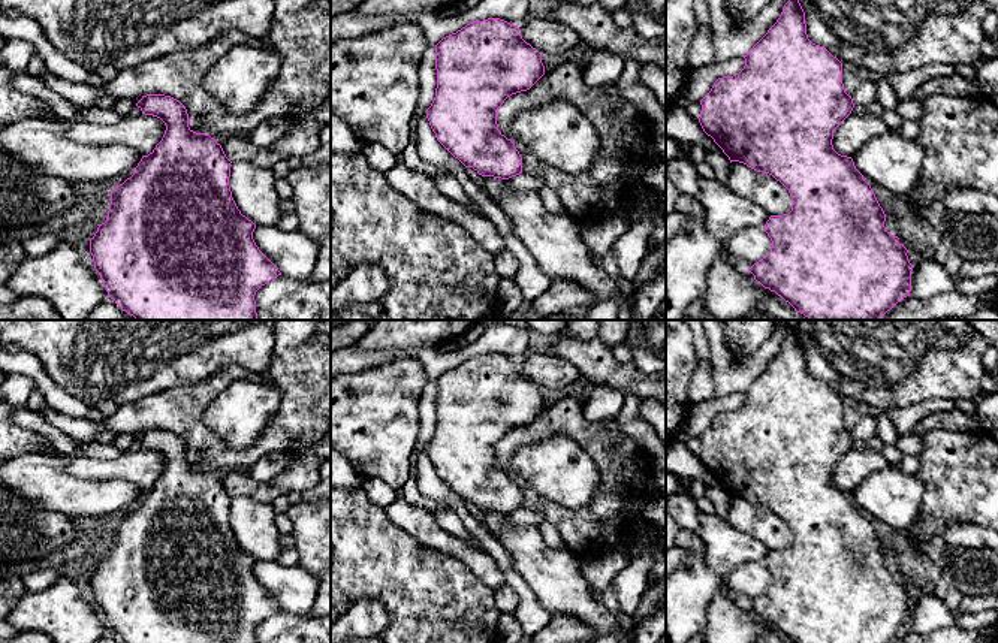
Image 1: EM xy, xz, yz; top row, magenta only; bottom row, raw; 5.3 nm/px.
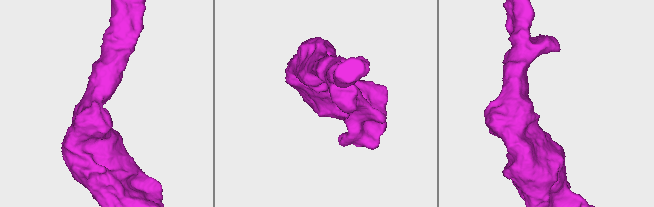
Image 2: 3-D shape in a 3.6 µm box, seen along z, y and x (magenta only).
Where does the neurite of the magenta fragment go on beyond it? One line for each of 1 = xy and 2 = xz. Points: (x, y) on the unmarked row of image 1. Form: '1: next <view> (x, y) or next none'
1: next none
2: next none

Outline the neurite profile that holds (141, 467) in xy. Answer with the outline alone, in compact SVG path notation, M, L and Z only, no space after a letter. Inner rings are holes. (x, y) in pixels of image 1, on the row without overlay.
M126 450L117 459L99 461L84 455L58 456L61 458L72 476L85 480L126 480L133 483L139 490L148 490L162 476L166 461L153 450Z

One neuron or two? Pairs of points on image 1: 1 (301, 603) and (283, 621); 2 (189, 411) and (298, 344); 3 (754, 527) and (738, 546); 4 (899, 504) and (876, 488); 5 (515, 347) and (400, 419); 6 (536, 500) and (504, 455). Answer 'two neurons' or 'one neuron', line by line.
1: two neurons
2: one neuron
3: two neurons
4: one neuron
5: two neurons
6: one neuron

